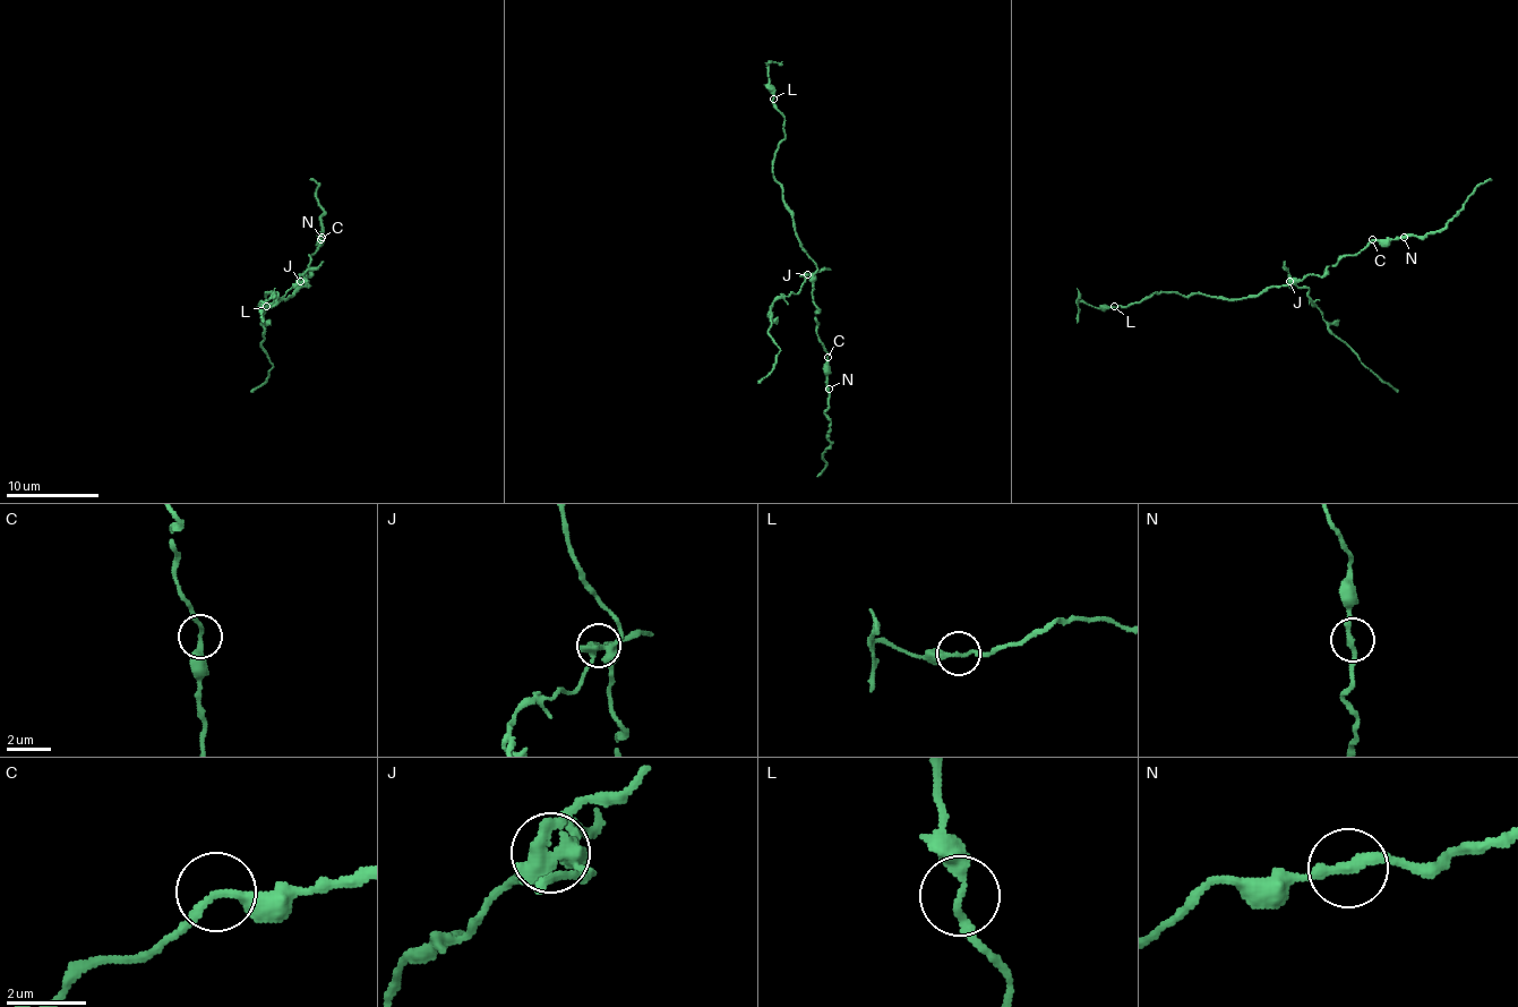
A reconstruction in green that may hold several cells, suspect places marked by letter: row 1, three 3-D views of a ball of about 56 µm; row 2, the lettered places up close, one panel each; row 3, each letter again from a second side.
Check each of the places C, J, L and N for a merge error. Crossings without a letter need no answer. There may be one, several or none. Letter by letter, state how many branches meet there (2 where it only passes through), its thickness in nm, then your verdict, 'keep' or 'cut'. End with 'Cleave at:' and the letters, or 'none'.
C: 2 branches meet; 220 nm thick; keep
J: 4 branches meet; 400 nm thick; cut
L: 2 branches meet; 220 nm thick; cut
N: 2 branches meet; 260 nm thick; keep
Cleave at: J, L

